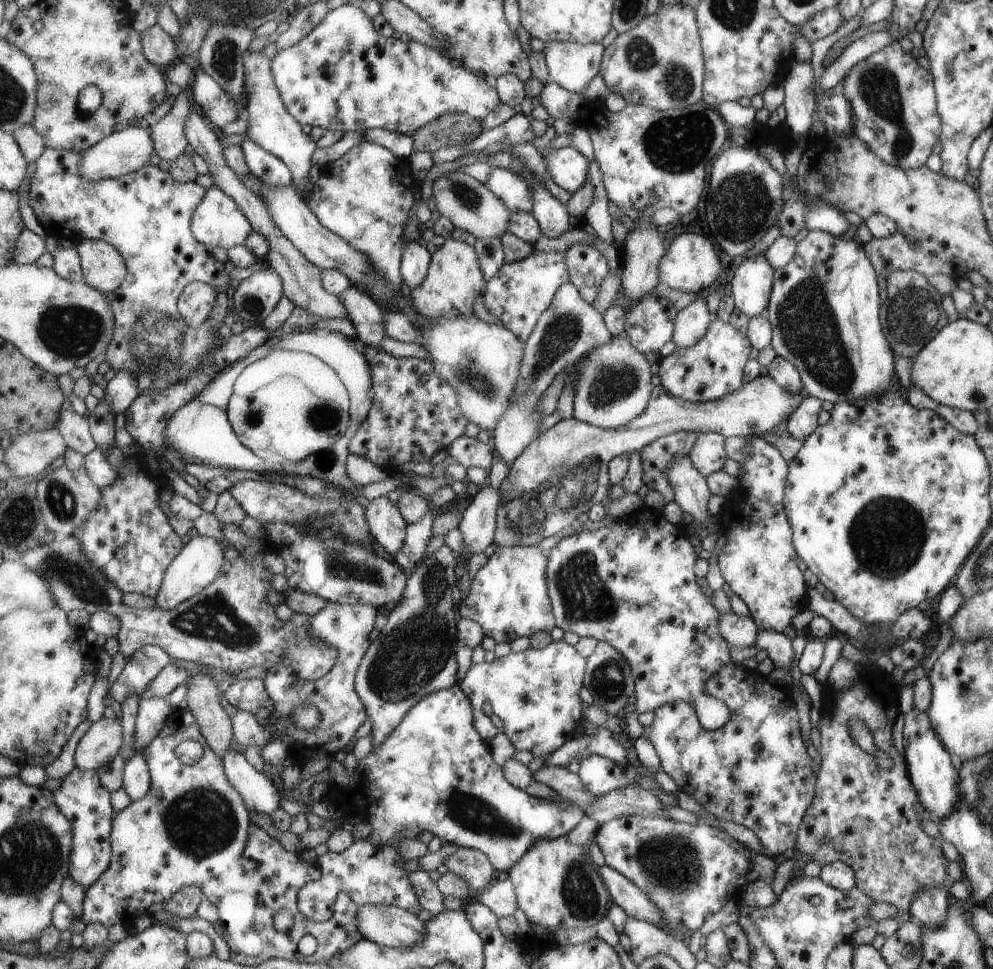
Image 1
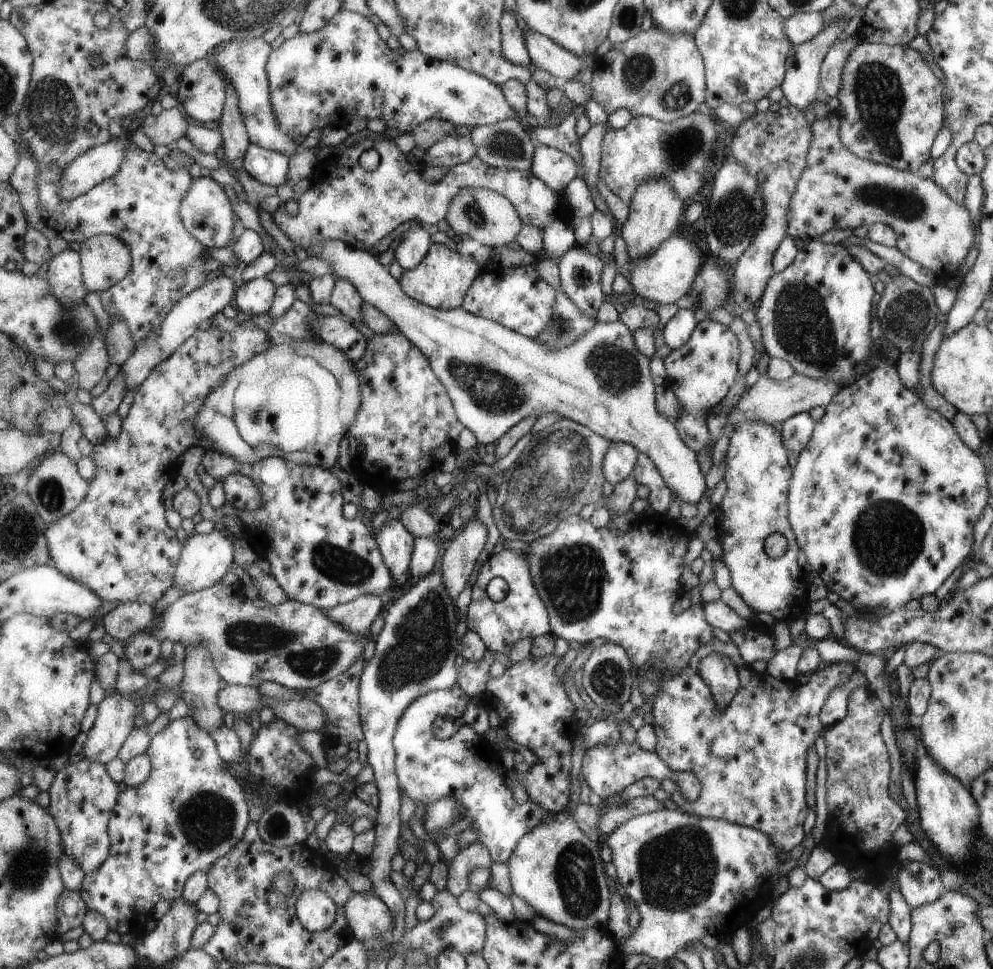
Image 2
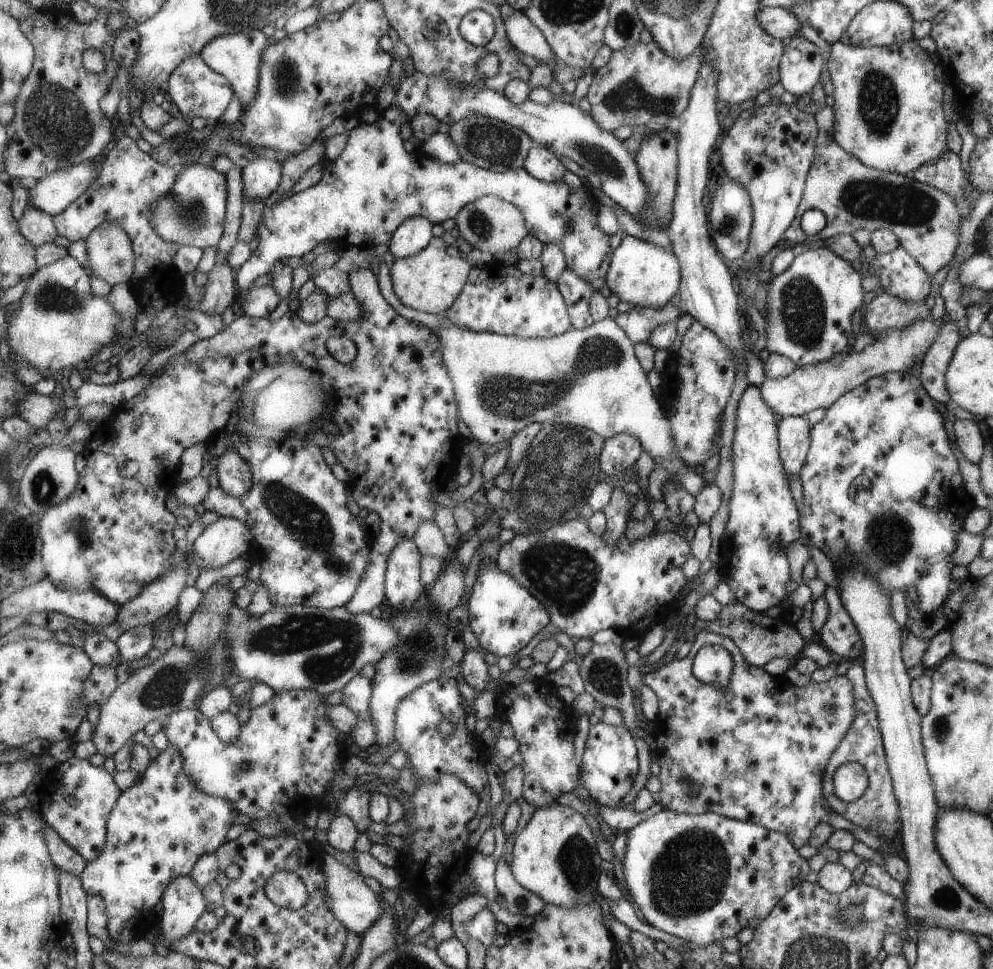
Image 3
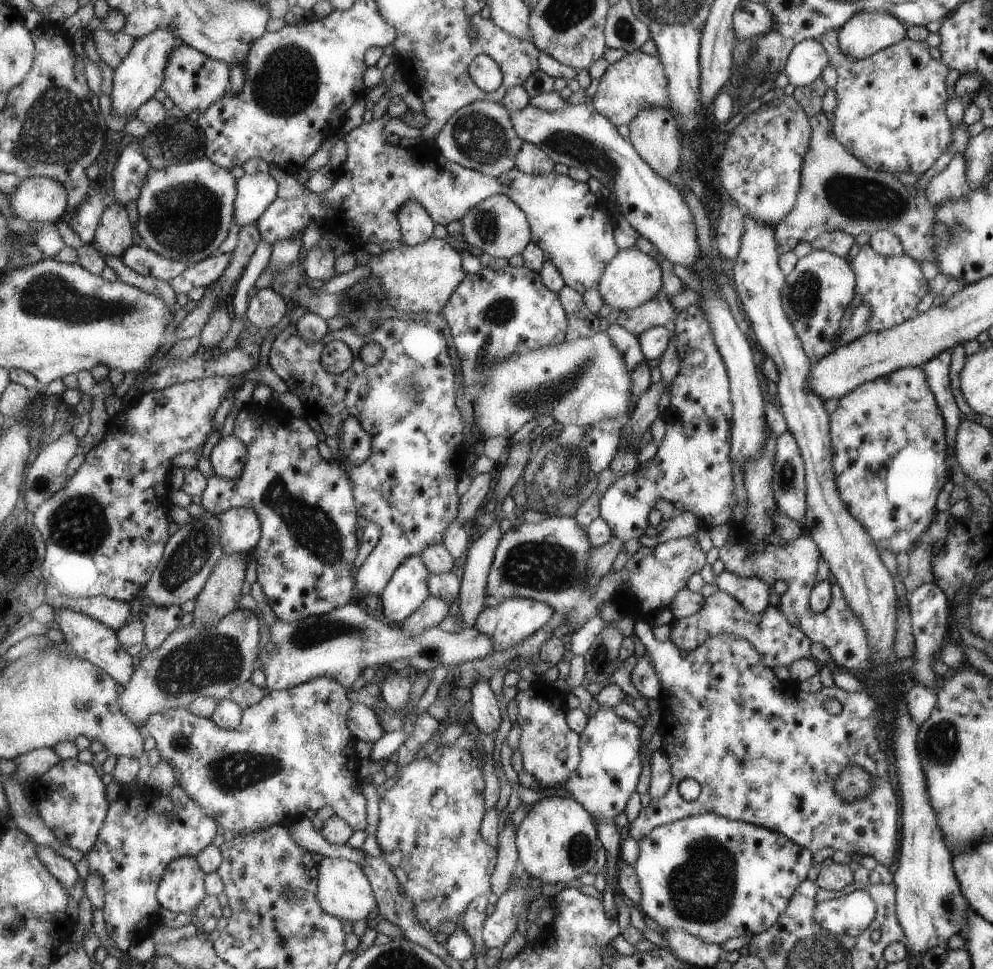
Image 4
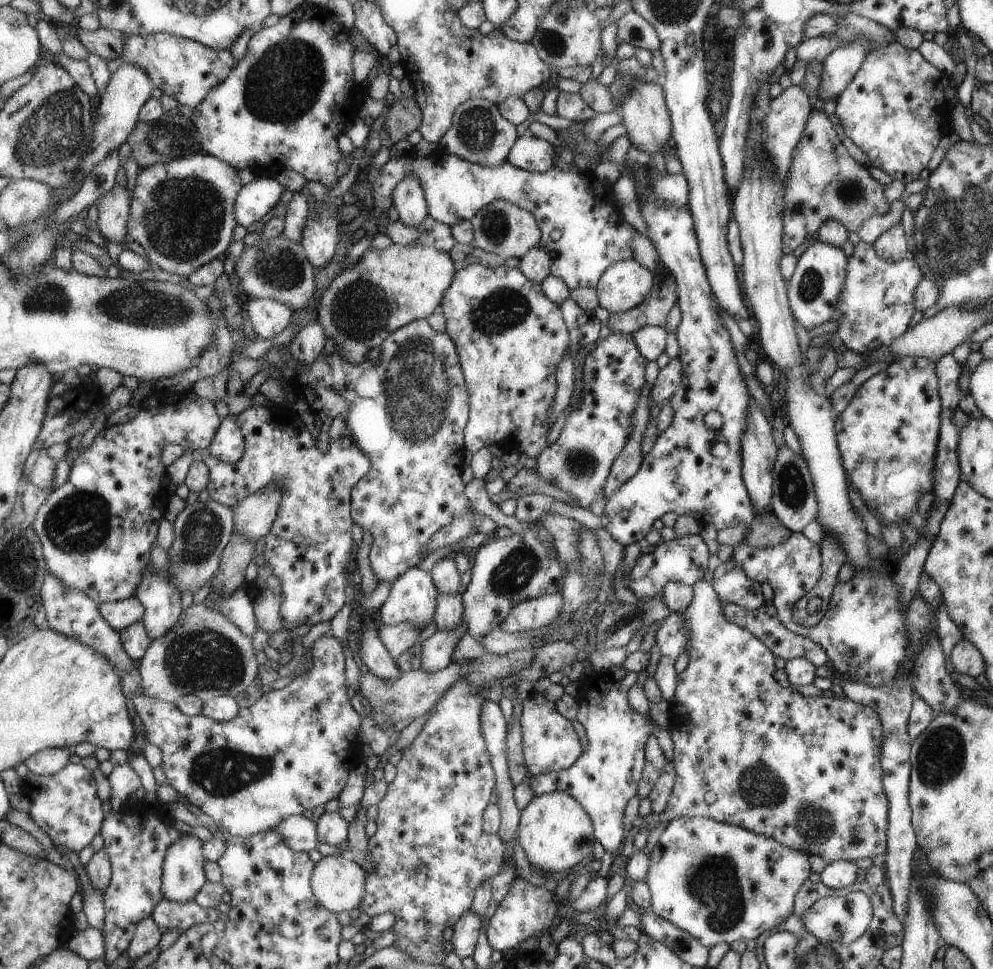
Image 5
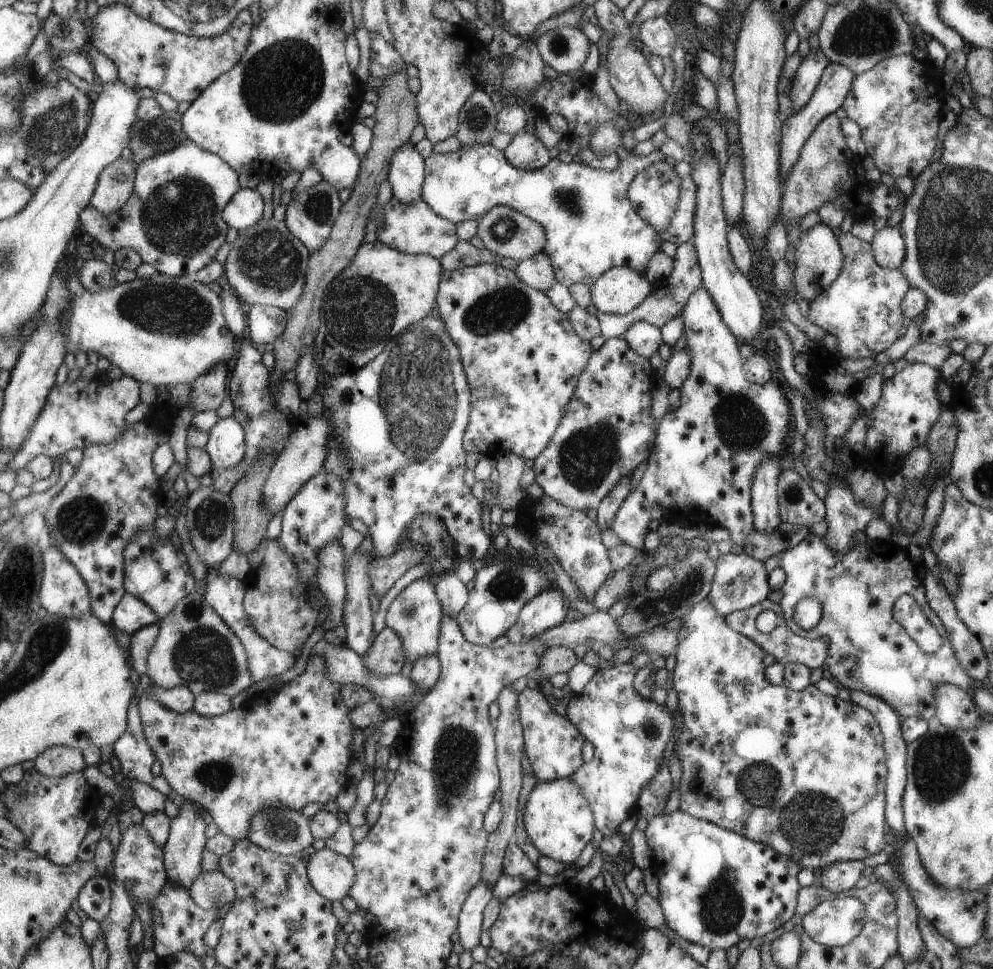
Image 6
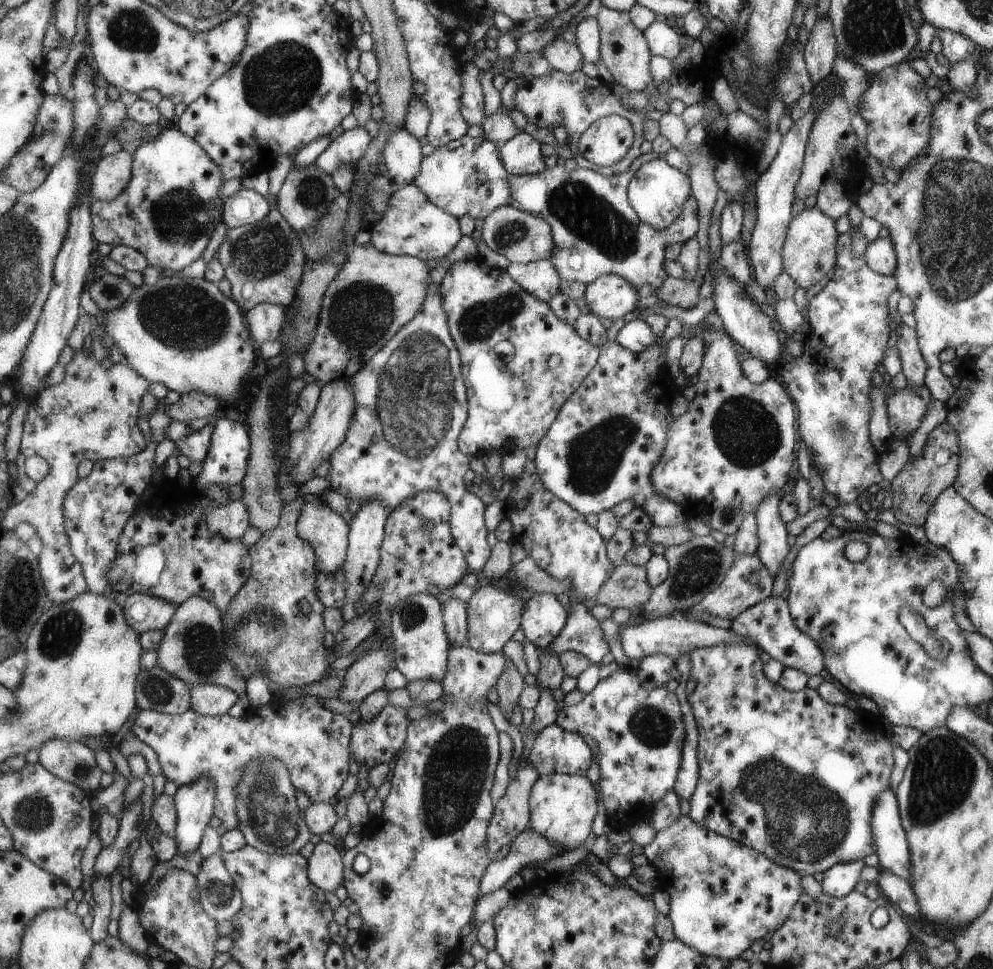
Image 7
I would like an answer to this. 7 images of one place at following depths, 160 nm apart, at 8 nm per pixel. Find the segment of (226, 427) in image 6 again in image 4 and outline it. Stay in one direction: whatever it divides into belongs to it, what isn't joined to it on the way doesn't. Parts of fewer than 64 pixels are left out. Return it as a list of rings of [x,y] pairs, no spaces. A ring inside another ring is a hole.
[[[231,433],[217,441],[208,459],[216,475],[232,479],[239,476],[246,456],[246,446]]]

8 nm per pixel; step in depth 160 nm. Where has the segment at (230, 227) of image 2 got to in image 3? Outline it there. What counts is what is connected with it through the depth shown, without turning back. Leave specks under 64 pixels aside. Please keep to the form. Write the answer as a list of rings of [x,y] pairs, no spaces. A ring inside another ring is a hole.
[[[201,162],[184,166],[167,194],[154,202],[154,232],[164,241],[195,248],[216,246],[225,230],[225,178]]]

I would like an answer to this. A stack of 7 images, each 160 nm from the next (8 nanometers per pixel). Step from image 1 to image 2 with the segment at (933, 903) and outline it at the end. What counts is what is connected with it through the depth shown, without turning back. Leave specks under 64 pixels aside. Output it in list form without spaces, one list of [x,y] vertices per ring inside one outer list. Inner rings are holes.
[[[923,861],[901,865],[896,874],[896,886],[911,909],[936,901],[944,892],[938,871]]]

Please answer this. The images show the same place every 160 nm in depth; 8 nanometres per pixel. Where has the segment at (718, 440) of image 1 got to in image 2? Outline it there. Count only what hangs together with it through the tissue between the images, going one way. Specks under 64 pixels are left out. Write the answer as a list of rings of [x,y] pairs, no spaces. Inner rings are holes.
[[[712,317],[697,323],[695,330],[691,332],[691,338],[682,346],[671,349],[669,354],[662,360],[666,370],[664,384],[671,390],[674,390],[675,402],[681,404],[681,412],[676,418],[675,426],[677,427],[678,434],[682,437],[682,441],[696,453],[709,446],[706,416],[710,408],[717,405],[726,396],[738,374],[738,338],[729,327],[718,323],[719,320],[715,320]]]

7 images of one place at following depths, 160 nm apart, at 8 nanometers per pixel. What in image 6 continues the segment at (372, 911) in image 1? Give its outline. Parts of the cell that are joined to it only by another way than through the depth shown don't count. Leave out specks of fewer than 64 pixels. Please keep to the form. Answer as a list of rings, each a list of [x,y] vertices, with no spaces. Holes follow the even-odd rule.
[[[323,847],[308,858],[306,865],[312,886],[323,898],[340,901],[349,894],[356,873],[349,858]]]

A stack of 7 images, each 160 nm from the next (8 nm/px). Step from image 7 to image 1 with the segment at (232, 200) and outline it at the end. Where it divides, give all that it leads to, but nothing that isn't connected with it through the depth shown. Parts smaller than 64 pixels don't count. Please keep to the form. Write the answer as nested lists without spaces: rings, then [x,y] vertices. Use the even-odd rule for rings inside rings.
[[[246,139],[240,145],[246,166],[255,178],[272,186],[286,186],[293,182],[289,168],[281,159]]]

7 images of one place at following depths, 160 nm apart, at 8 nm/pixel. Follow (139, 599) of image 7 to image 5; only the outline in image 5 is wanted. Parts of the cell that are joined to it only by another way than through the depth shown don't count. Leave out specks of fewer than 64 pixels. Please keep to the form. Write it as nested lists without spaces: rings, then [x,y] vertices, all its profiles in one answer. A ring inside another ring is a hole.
[[[137,594],[112,603],[101,603],[102,615],[111,623],[115,630],[121,632],[128,626],[138,623],[143,616],[144,608]]]

